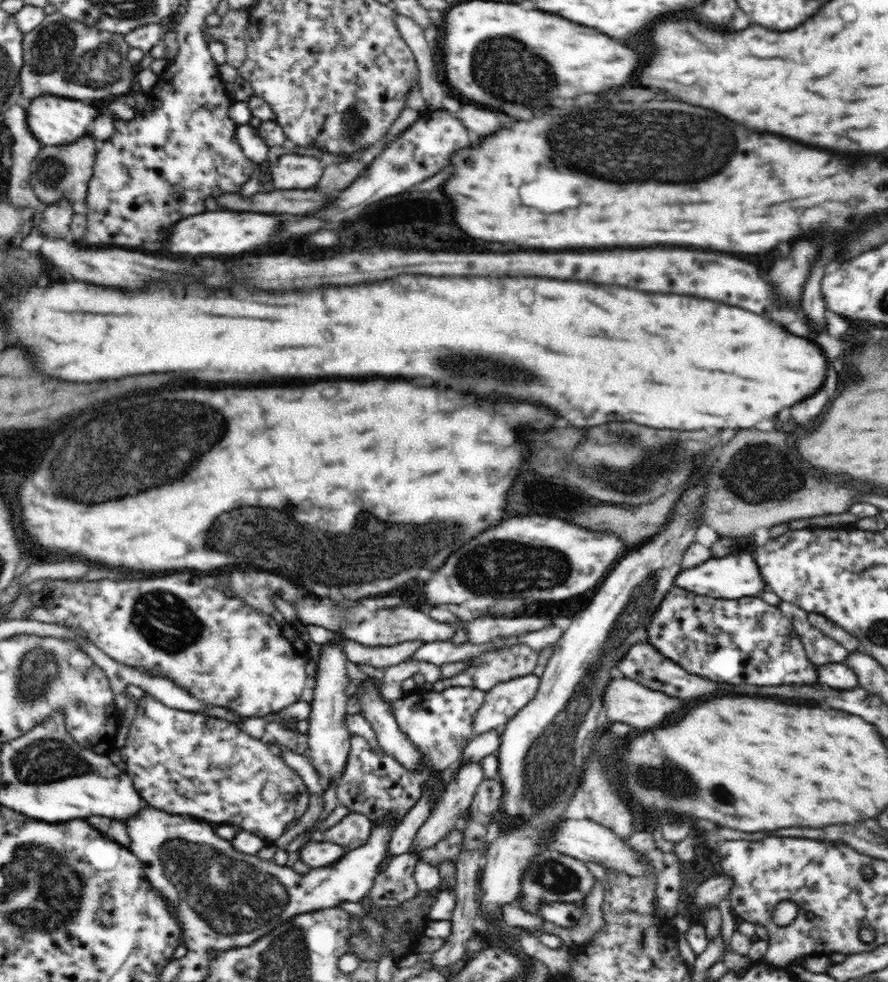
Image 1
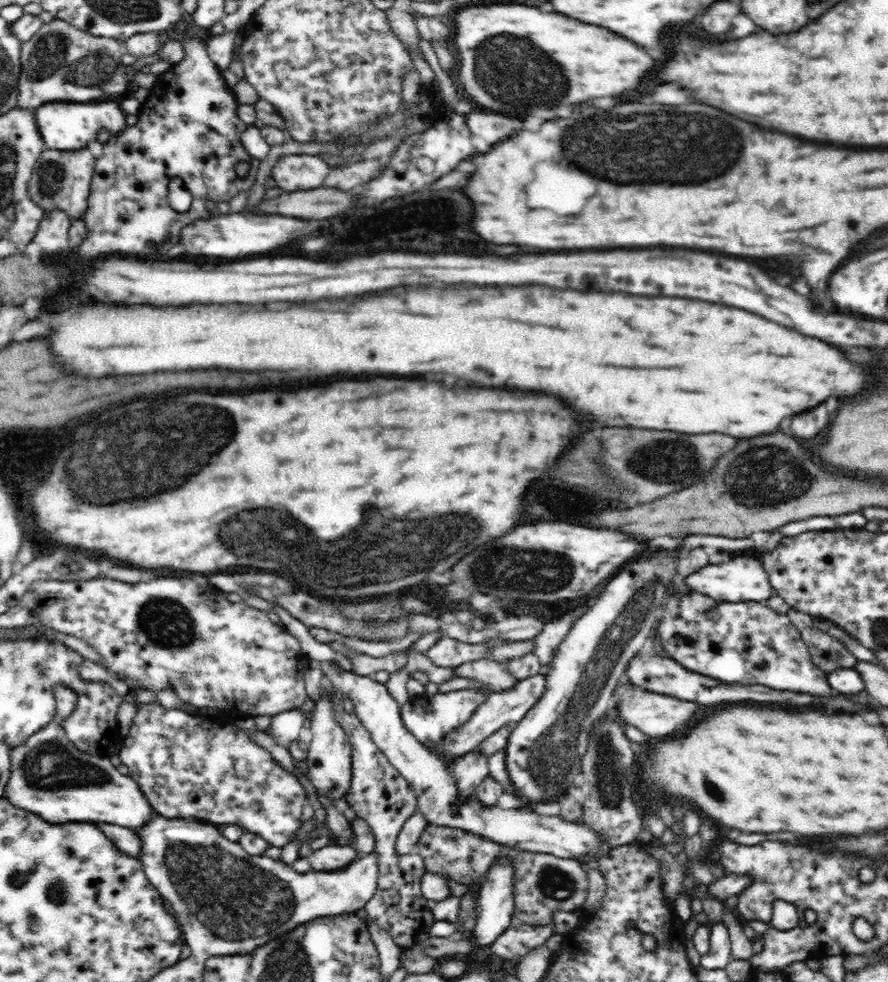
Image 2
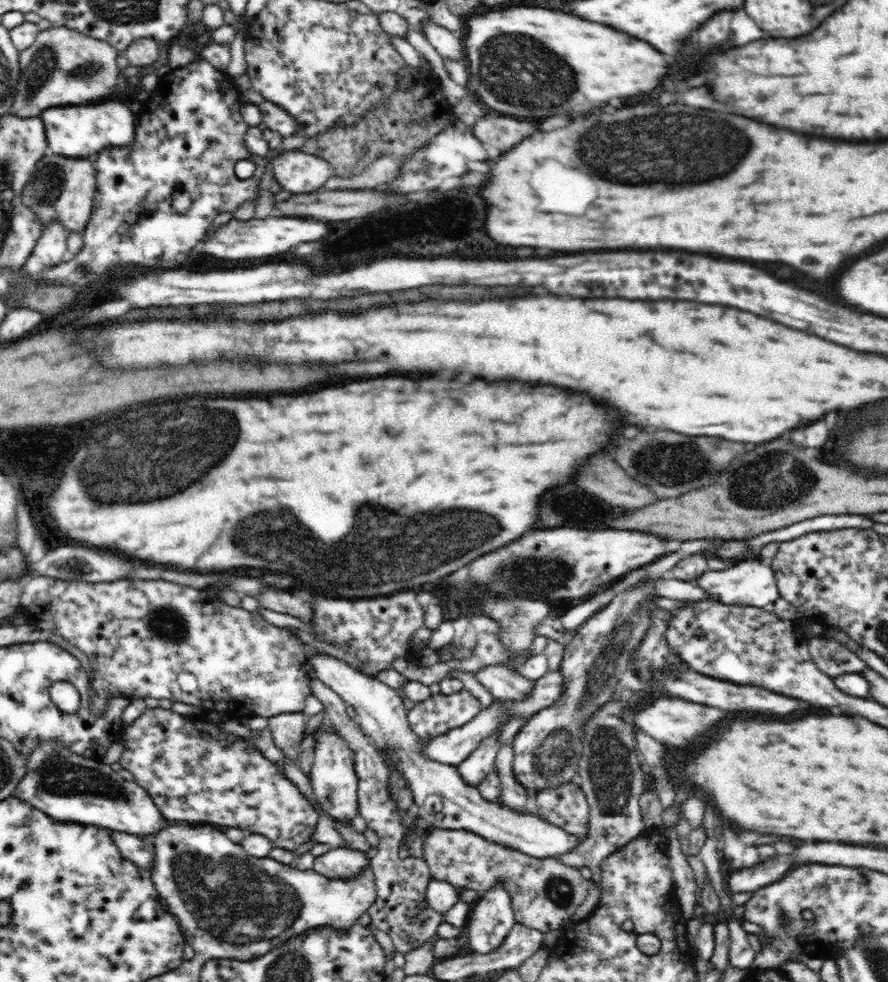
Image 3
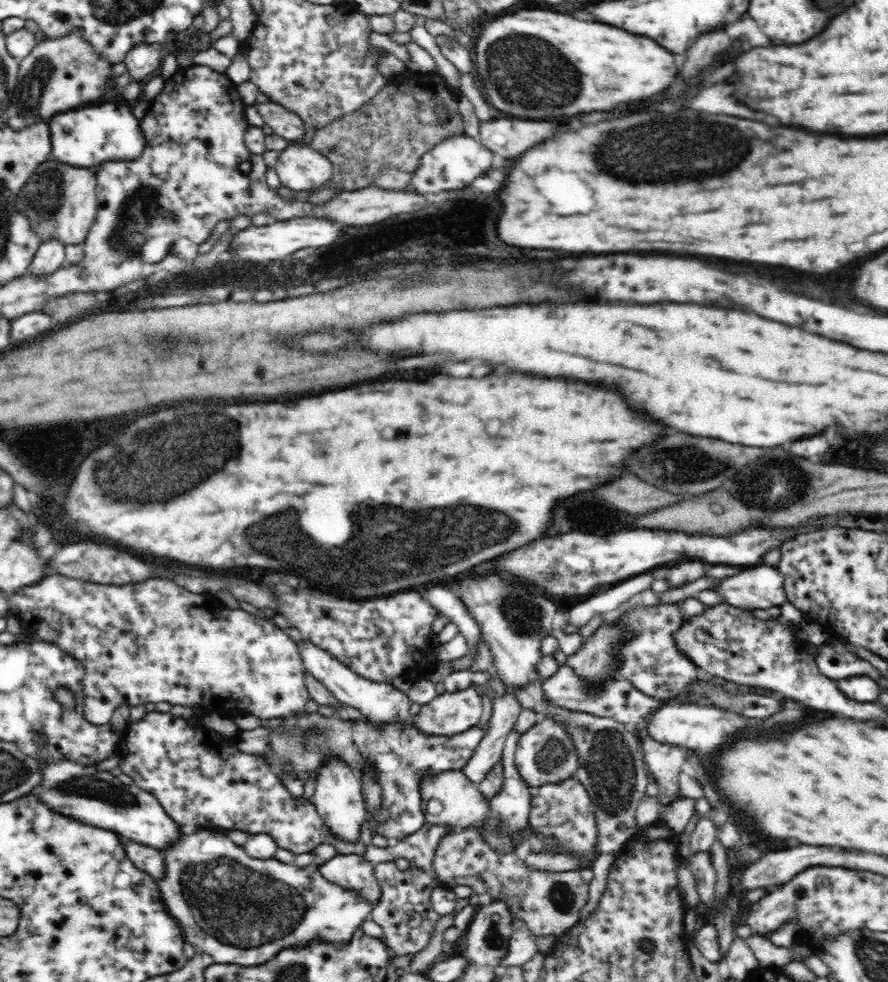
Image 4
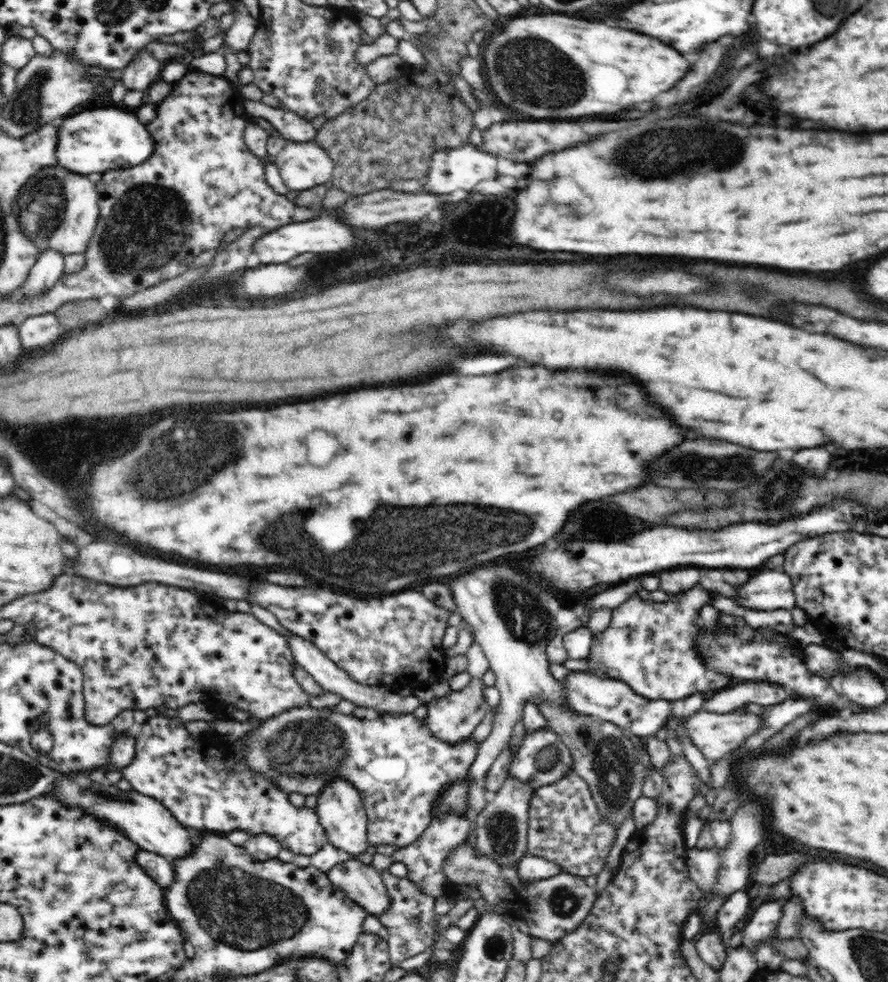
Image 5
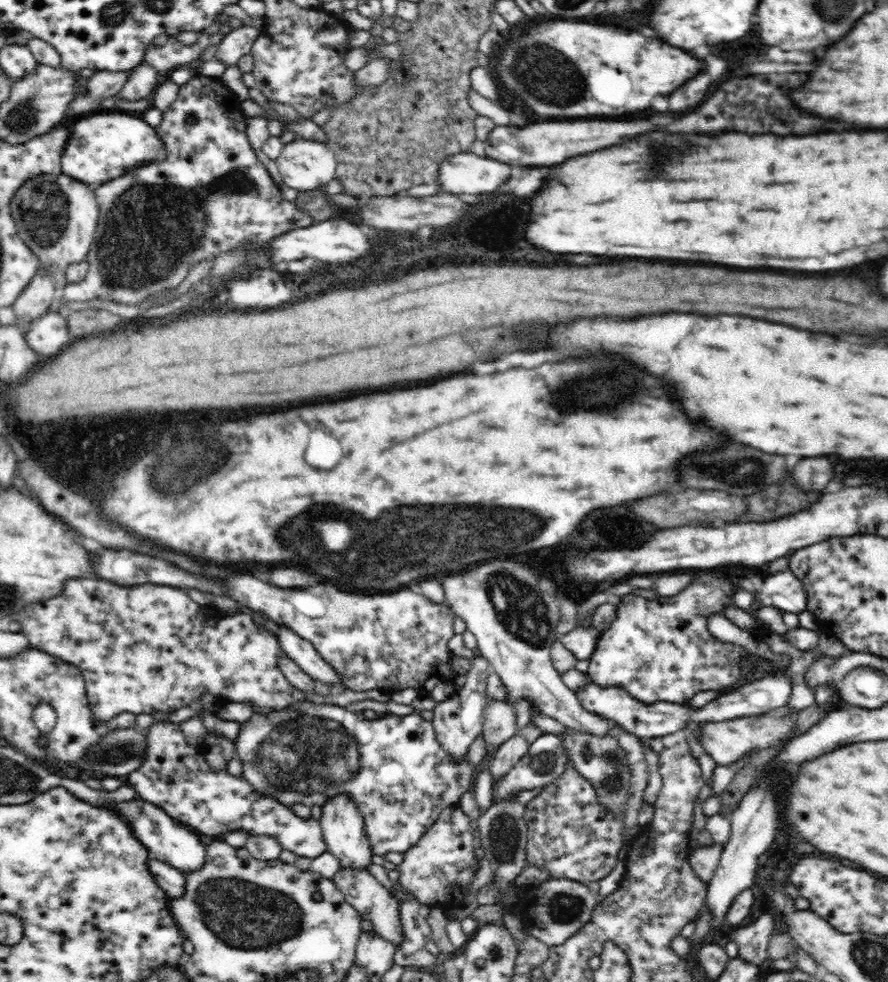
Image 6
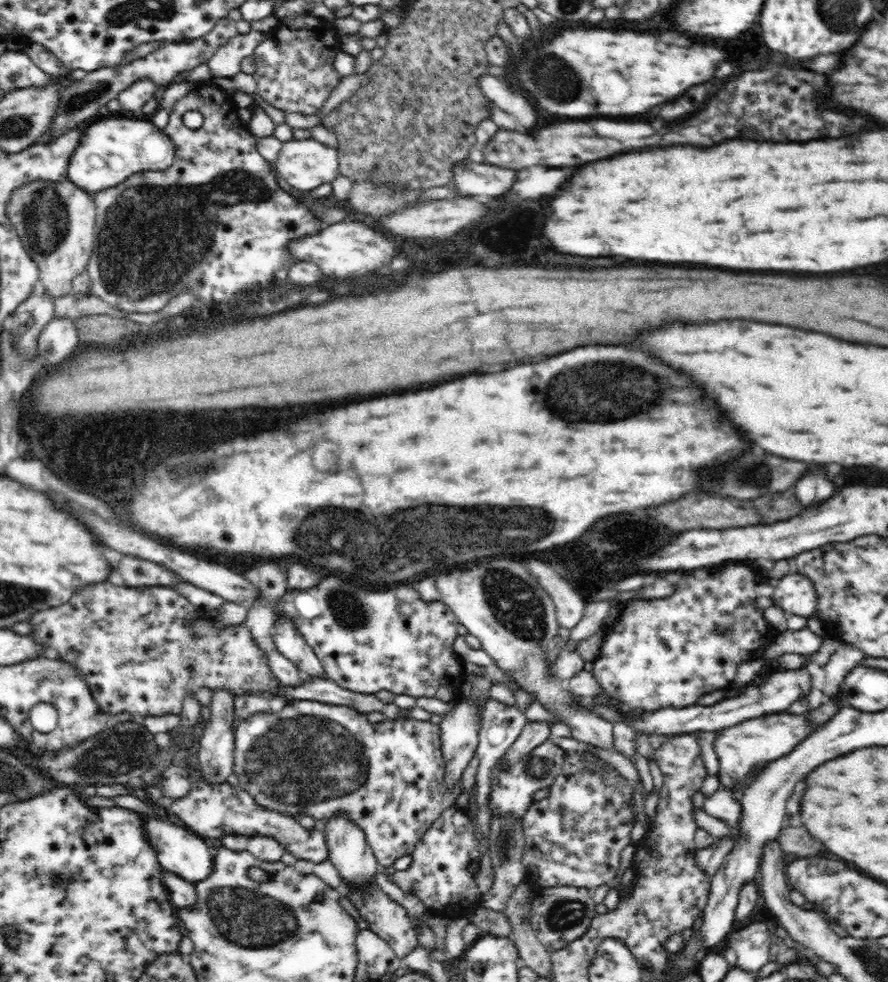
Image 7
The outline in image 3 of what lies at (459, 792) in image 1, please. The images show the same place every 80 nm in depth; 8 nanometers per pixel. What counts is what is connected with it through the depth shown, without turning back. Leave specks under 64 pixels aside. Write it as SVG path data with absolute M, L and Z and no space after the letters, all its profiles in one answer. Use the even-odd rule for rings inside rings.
M498 727L491 735L486 738L471 756L460 762L456 769L460 773L460 778L470 786L477 787L494 770L494 760L500 751L499 736L502 727Z

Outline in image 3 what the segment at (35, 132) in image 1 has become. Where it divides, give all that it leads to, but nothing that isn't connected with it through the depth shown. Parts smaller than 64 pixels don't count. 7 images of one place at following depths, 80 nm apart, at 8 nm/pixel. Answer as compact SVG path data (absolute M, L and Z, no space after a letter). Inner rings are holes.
M104 102L98 106L56 106L44 110L40 118L45 127L48 152L68 159L88 159L94 154L106 151L107 148L130 147L135 142L134 121L137 115L130 111L127 104L120 102Z

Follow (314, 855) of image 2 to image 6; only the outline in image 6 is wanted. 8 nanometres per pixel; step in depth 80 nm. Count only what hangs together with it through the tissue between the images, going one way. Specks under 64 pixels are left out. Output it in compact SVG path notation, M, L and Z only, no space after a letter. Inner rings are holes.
M340 867L340 870L333 877L333 882L344 894L347 903L351 904L361 914L364 921L372 922L374 933L395 946L404 940L402 921L400 921L400 913L398 913L398 900L366 868L354 870L353 868Z

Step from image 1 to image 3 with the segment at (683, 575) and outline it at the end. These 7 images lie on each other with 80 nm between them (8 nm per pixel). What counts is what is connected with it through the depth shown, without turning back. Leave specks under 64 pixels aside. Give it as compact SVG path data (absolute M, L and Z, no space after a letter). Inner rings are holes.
M758 557L736 561L734 567L723 571L708 570L698 576L696 581L698 587L704 589L710 598L726 605L765 608L767 605L774 605L781 597L770 563L761 561Z

